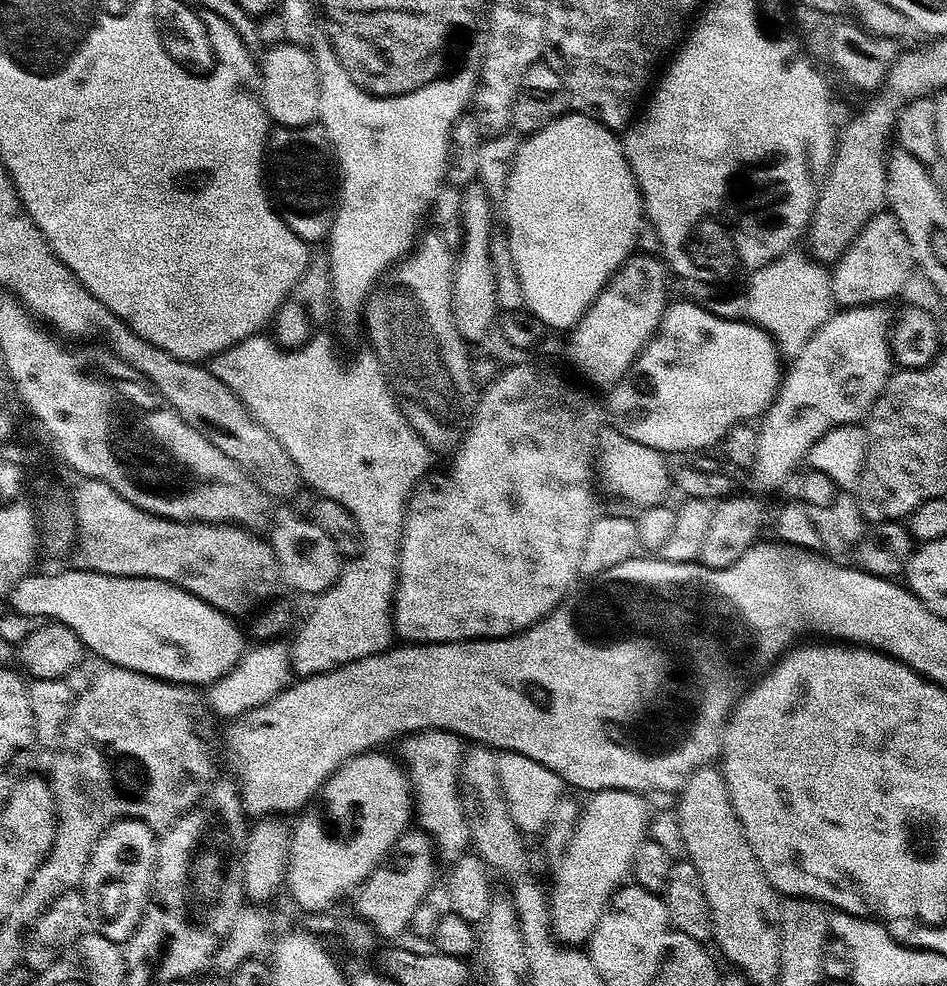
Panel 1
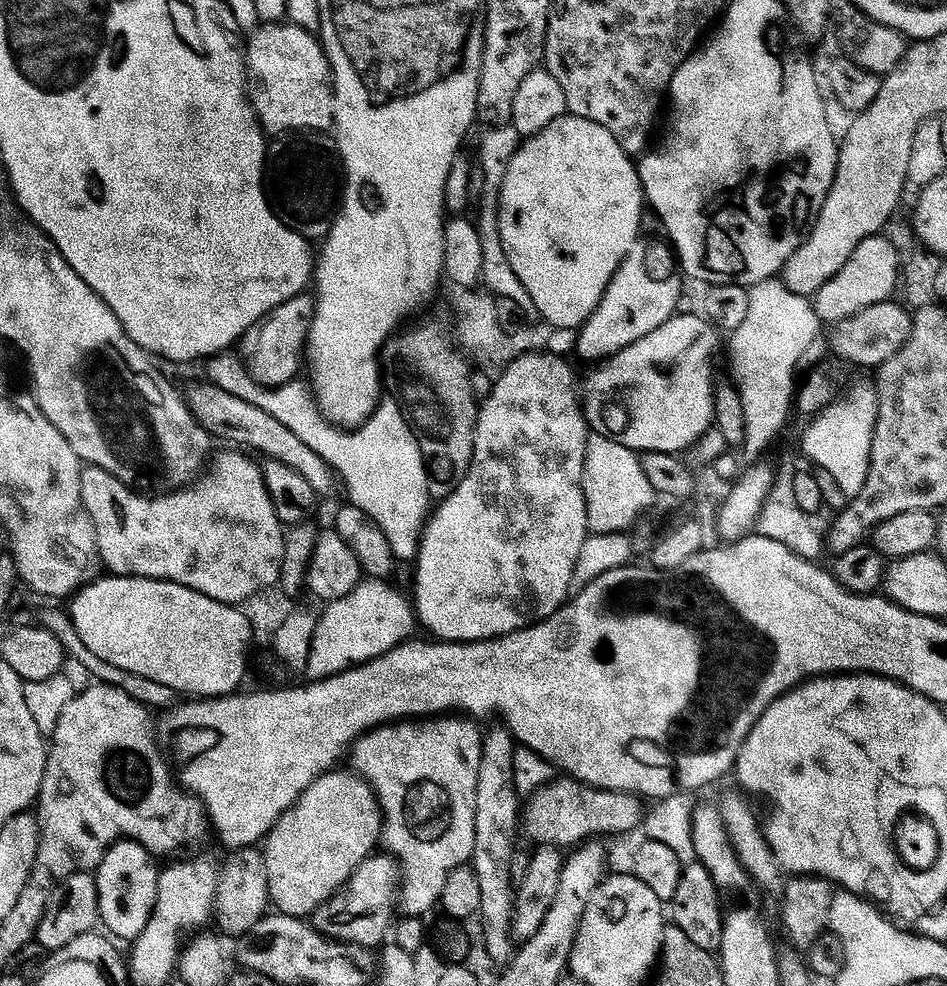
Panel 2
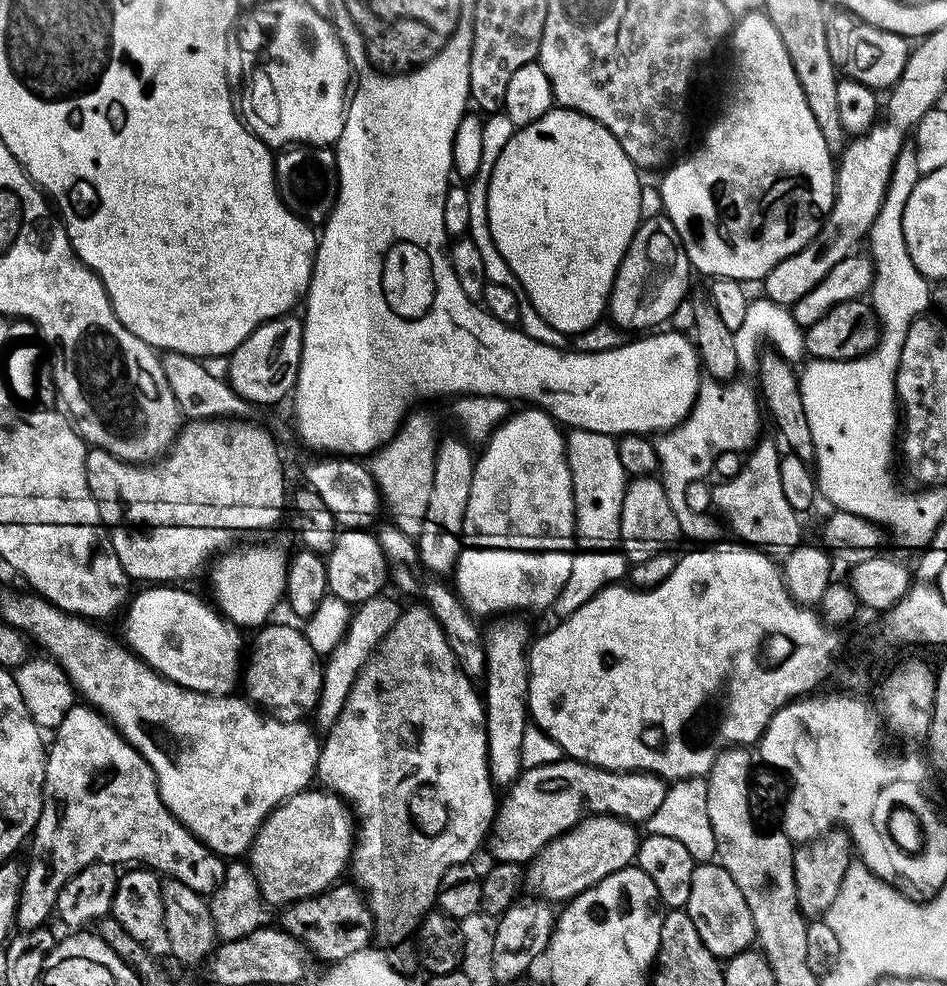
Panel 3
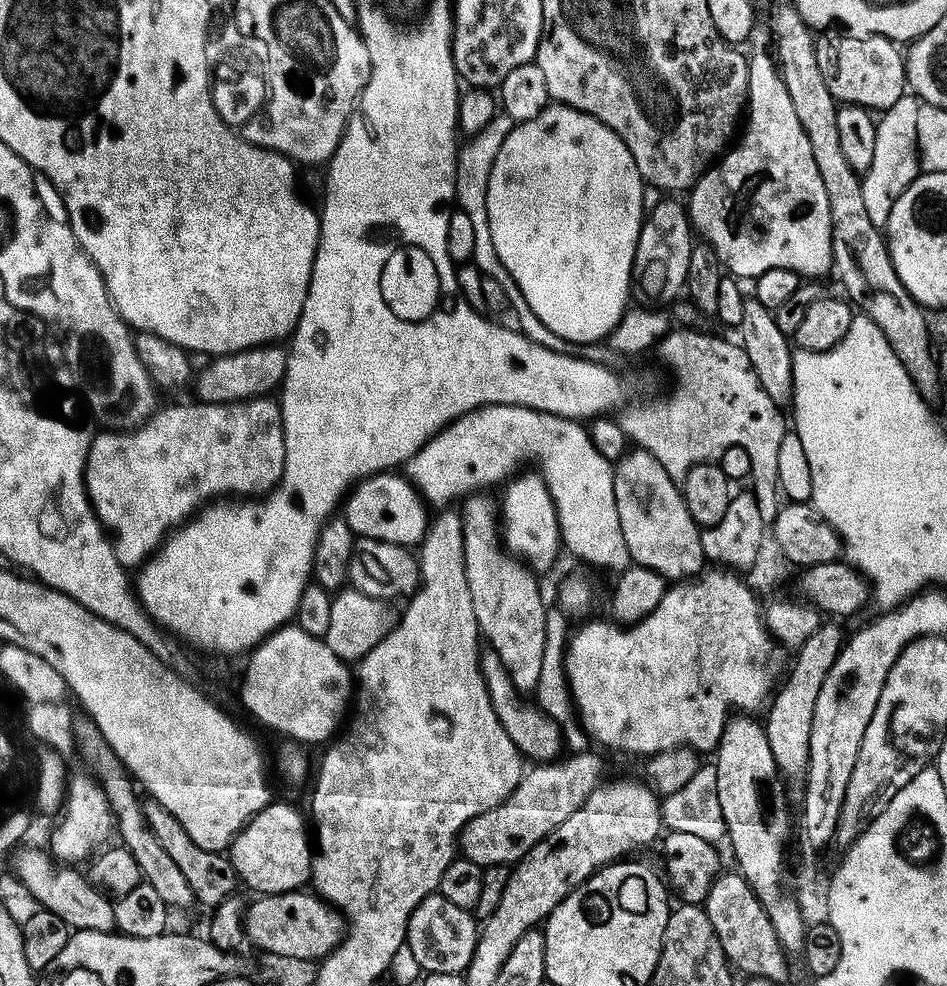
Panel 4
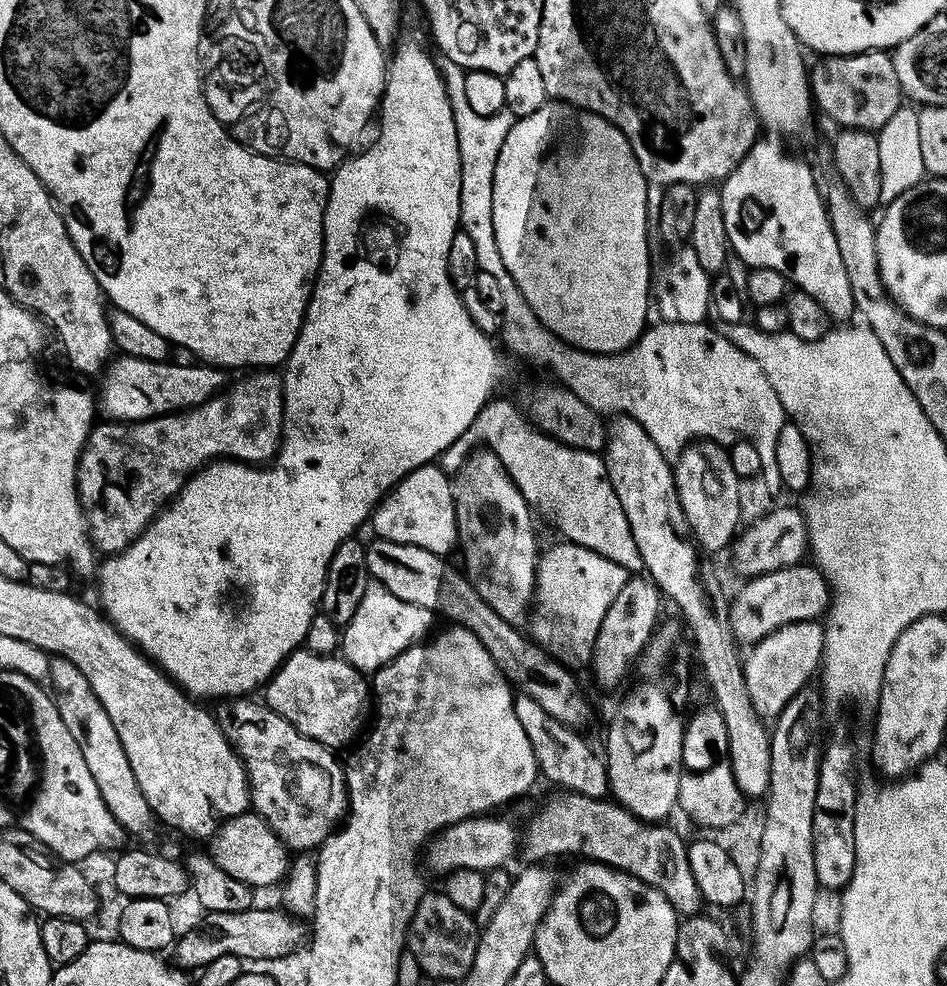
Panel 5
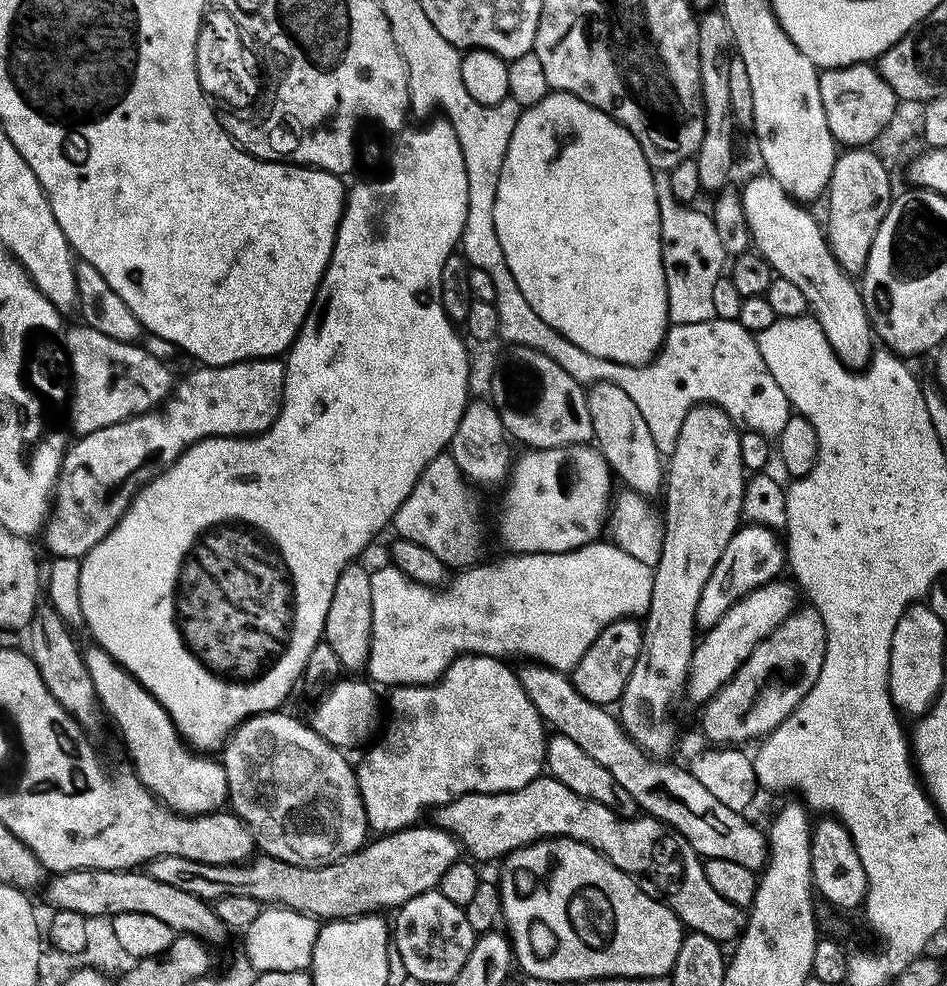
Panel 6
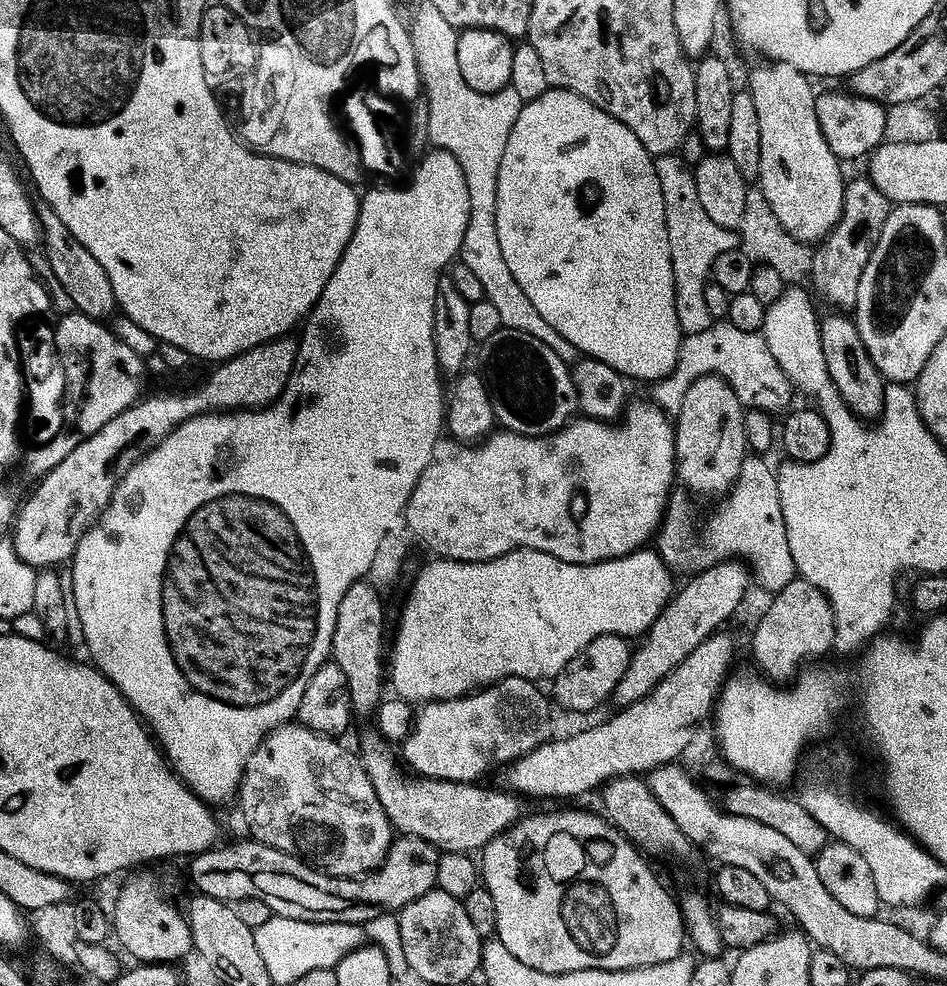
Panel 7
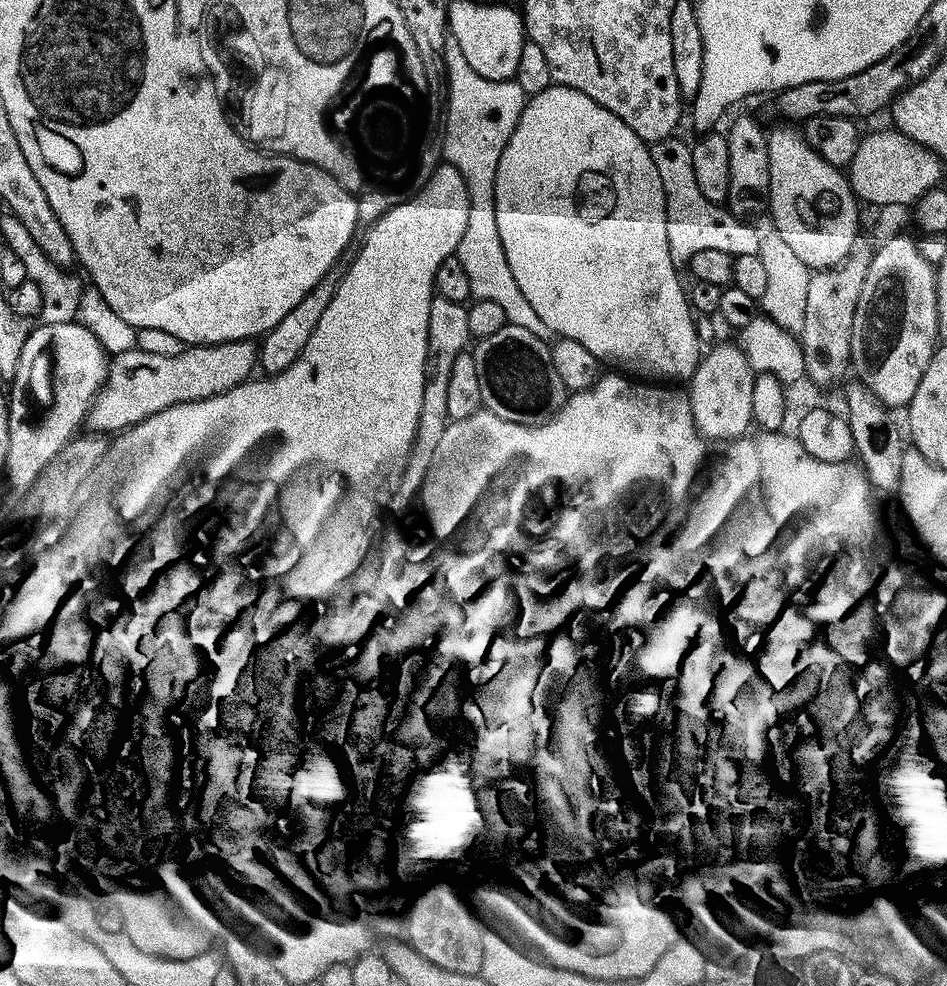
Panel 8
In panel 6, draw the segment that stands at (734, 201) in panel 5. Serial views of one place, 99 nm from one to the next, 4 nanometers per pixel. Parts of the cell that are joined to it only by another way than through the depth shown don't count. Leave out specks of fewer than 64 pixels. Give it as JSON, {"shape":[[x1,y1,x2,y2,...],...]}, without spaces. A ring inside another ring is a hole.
{"shape":[[759,174,749,182,740,192,742,210,746,216,751,243,755,251,759,252,768,265,772,267,775,275,787,278,789,282,794,282,798,290,802,290,802,295,806,297,808,312,812,319,822,326,822,334,826,334,826,342,834,350,834,354,841,360,847,368,853,370,863,370,867,368,869,360,872,359,874,351,874,333,872,323,868,321,864,296,860,293,857,281,838,266,834,254,828,245,828,238,825,229,807,212,803,203,797,202,774,182,771,176]]}

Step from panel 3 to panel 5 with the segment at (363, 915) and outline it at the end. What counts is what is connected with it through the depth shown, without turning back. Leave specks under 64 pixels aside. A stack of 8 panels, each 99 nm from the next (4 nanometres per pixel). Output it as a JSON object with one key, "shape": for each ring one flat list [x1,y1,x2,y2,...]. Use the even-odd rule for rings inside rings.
{"shape":[[253,906,241,912,210,912,201,915,196,924,196,932,188,932,177,939,175,963,184,970,203,969,218,956,232,954,253,962,258,959,278,958,297,949,300,939,305,939,306,928,299,919,287,910,276,908,259,908],[280,911,280,912,279,912],[180,940,180,941,179,941]]}

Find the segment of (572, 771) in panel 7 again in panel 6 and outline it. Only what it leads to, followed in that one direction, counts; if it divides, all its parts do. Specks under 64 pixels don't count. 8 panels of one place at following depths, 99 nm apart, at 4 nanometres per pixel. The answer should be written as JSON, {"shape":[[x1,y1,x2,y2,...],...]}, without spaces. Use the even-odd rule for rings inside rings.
{"shape":[[777,578,769,580,761,588,754,589,738,602,734,602,734,606,730,606,730,610,726,610,726,614,722,614,722,618,718,618,716,625,707,629,693,647,688,667,686,696,689,696,697,706,703,706,713,696,717,696,732,681,732,675,744,665,746,658,750,658,752,651,787,616,797,611,796,592,798,596,795,583,787,584,784,578]]}

